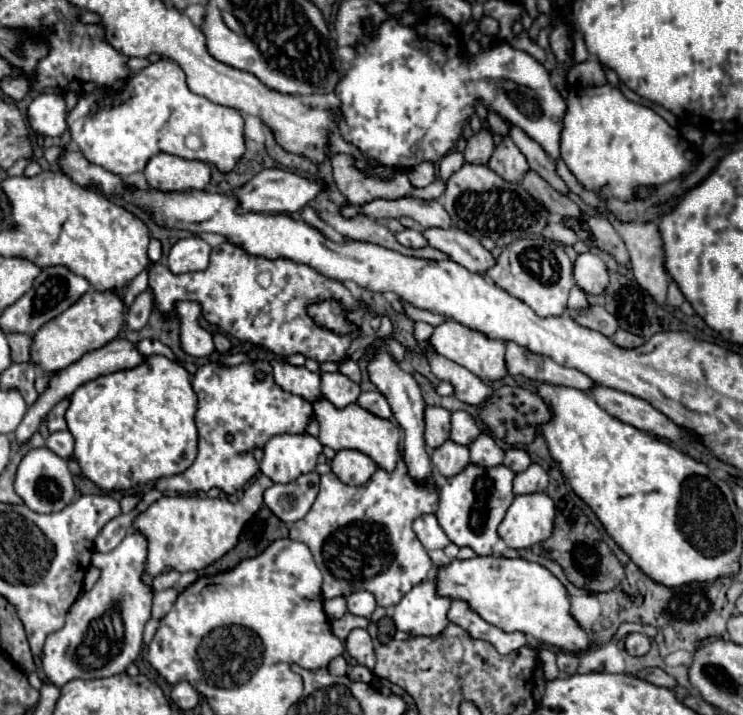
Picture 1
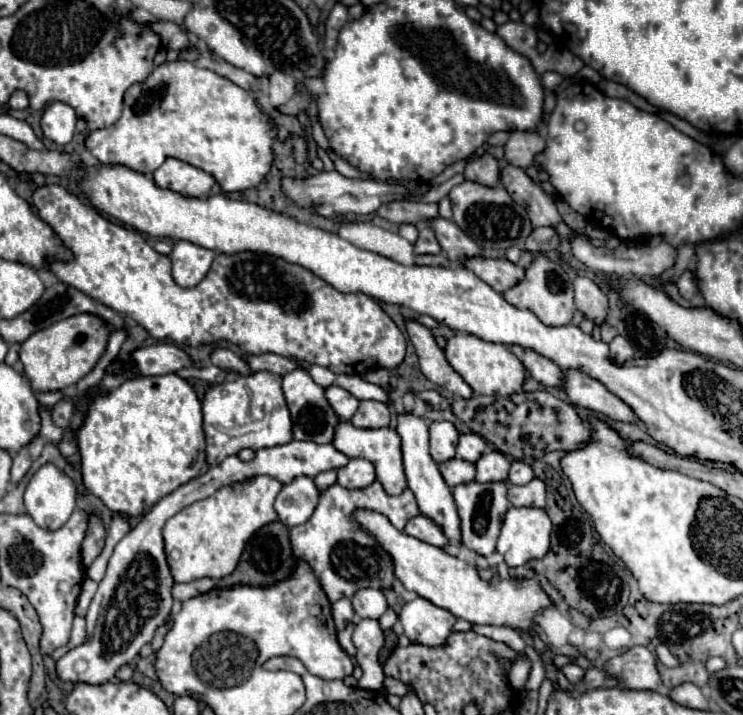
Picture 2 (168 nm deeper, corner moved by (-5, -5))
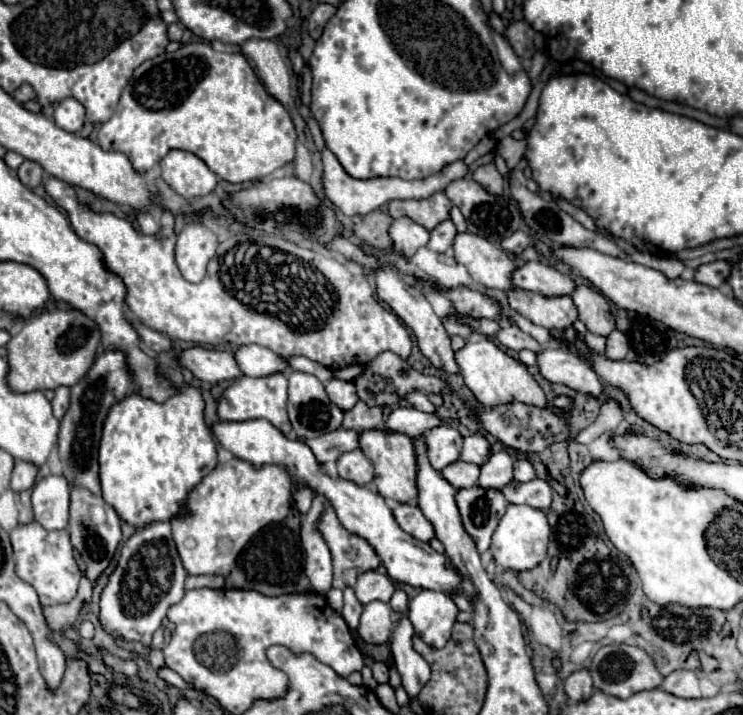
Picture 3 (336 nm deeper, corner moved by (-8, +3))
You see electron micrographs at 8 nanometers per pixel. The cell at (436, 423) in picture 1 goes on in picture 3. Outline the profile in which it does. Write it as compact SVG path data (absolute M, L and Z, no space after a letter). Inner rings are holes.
M449 425L435 427L425 433L425 445L427 445L427 457L435 471L443 471L443 467L455 463L459 459L463 437L457 429Z

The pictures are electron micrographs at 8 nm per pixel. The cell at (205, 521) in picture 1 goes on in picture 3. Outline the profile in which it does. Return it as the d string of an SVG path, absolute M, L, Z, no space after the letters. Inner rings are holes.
M231 459L219 463L187 499L189 515L173 519L173 539L189 575L227 577L239 551L249 539L269 523L281 523L291 511L291 479L283 467L265 465L253 469L247 461Z

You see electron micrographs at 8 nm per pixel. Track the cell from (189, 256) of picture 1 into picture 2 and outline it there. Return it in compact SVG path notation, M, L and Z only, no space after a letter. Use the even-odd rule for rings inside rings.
M178 241L174 245L174 251L170 253L174 281L180 287L198 285L206 277L214 257L216 257L216 253L210 249L198 247L190 241Z

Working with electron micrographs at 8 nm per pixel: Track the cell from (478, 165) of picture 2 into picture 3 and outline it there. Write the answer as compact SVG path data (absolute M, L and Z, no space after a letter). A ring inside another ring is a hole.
M493 163L477 167L475 173L473 173L473 179L477 183L481 183L481 187L485 187L491 195L503 195L505 181L503 181L503 177L499 175L499 171L497 171L497 167Z

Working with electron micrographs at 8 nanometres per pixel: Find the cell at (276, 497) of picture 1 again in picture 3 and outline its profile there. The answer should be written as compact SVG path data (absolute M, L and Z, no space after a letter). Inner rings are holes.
M299 489L293 493L293 501L301 513L307 513L311 507L311 501L313 501L313 493L309 489Z

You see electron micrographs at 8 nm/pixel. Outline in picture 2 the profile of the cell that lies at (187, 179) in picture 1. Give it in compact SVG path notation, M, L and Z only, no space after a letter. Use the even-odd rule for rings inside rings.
M166 159L154 171L154 183L188 197L206 197L214 185L214 177L180 159Z

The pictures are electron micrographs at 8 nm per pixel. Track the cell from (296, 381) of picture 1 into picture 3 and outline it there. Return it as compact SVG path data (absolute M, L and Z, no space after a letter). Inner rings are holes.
M291 371L287 377L289 377L287 411L289 411L293 431L297 433L299 439L311 439L311 437L317 437L317 435L323 435L323 433L329 433L329 431L335 431L341 427L343 411L329 401L323 383L317 377L313 377L309 373L301 373L301 371Z

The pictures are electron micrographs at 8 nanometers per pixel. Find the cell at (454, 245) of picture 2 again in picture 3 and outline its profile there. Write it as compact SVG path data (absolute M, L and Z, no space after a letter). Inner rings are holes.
M459 233L455 237L453 249L455 249L455 261L465 265L469 275L477 283L503 291L513 289L515 263L493 243L489 243L479 235Z

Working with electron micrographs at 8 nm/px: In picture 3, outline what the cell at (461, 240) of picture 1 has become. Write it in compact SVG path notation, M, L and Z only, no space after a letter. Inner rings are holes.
M527 261L523 267L519 267L513 273L513 283L515 287L537 291L539 295L545 295L545 297L571 295L577 287L569 275L563 275L557 269L539 261Z

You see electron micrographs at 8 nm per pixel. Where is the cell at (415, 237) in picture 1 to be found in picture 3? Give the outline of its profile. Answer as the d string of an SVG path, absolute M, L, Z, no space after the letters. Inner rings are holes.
M447 219L447 221L443 221L441 225L437 225L437 227L431 231L431 239L429 239L427 247L433 249L433 251L437 251L437 253L445 253L445 251L453 245L455 235L457 235L457 229L455 229L453 221Z

